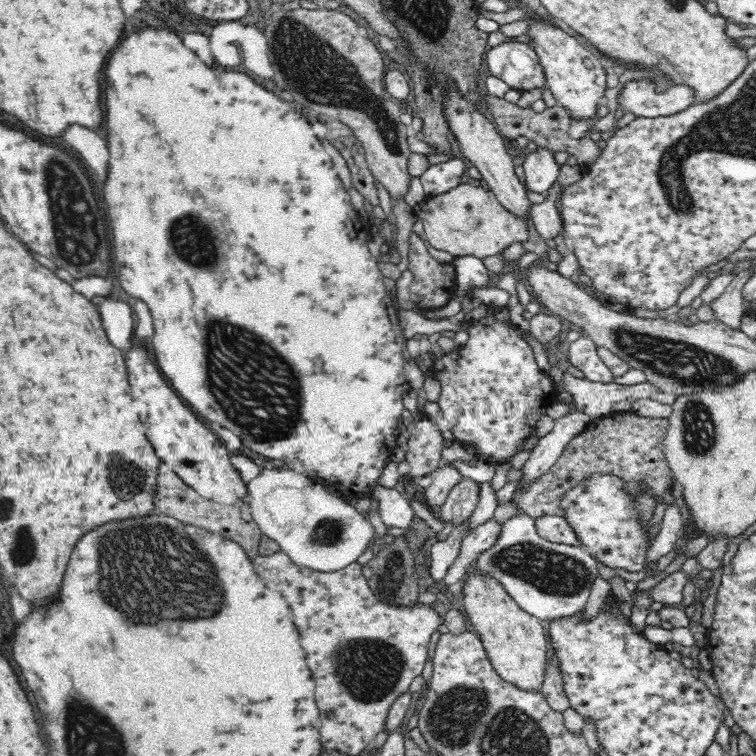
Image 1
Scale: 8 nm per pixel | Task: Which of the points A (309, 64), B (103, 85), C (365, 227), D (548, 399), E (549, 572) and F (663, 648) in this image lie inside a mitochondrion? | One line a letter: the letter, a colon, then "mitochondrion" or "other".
A: mitochondrion
B: other
C: other
D: other
E: mitochondrion
F: other

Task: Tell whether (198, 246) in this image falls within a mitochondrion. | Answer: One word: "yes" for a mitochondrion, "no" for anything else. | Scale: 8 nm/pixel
yes

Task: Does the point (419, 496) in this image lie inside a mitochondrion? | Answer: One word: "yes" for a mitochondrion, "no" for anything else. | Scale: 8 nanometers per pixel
no

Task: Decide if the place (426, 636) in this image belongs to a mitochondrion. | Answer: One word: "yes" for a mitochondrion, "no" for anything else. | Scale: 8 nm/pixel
no

